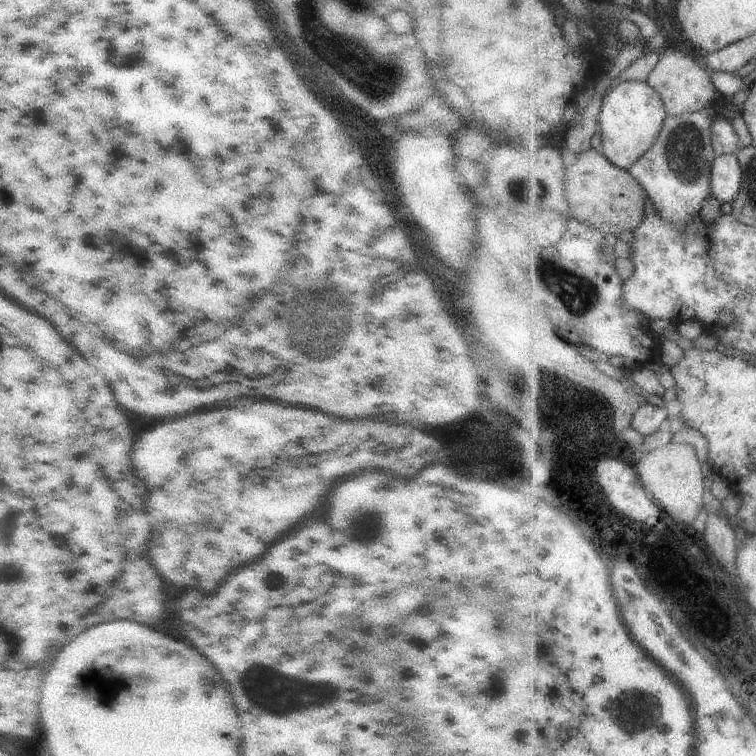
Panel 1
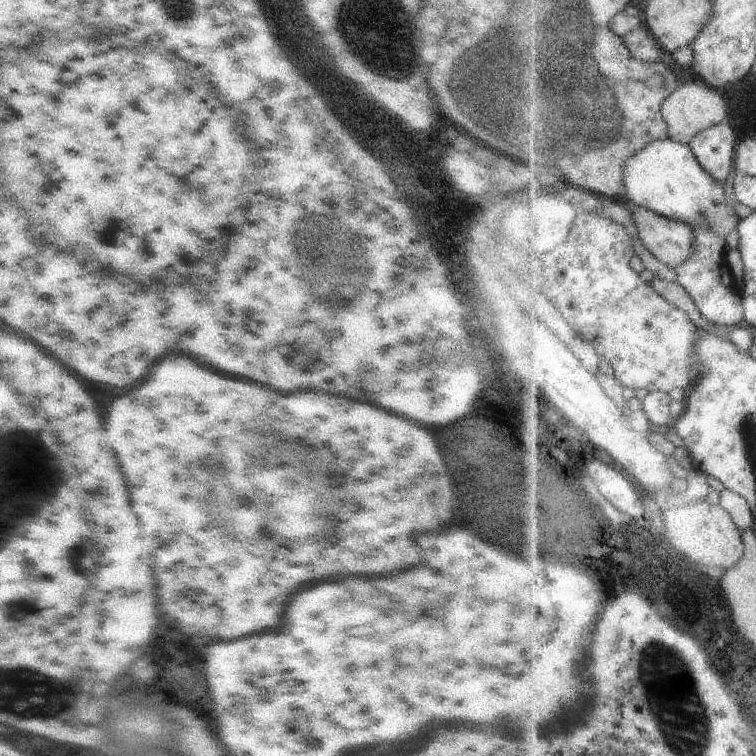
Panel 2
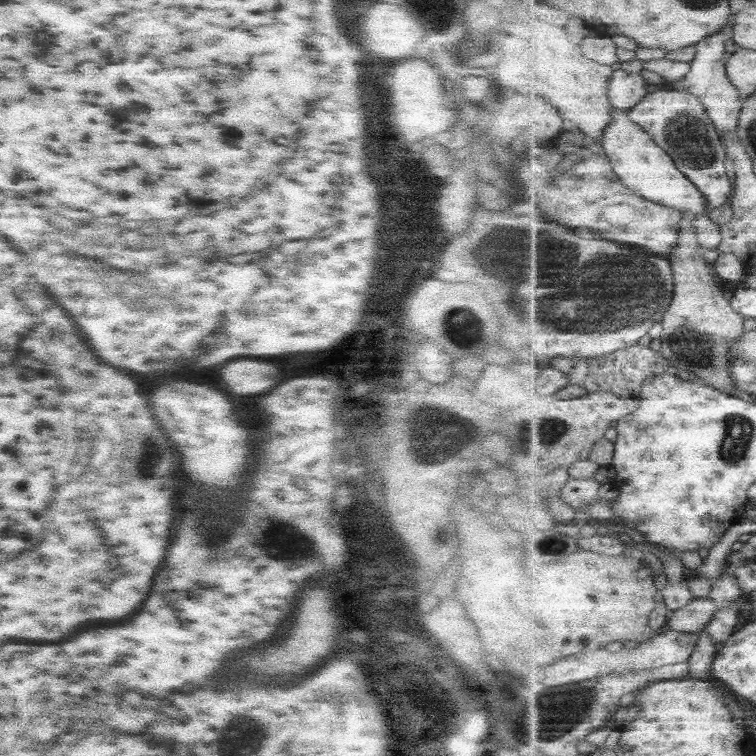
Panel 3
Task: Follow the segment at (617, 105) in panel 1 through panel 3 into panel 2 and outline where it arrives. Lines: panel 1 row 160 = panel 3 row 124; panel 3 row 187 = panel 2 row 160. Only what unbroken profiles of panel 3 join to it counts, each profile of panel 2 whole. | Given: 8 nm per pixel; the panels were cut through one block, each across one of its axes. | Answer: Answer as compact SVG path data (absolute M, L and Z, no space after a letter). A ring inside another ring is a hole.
M667 140L649 142L643 150L635 152L623 170L627 200L639 207L645 207L653 212L667 216L677 222L685 222L687 226L713 230L721 236L737 230L742 219L734 213L726 203L725 182L715 182L697 162L691 146Z

